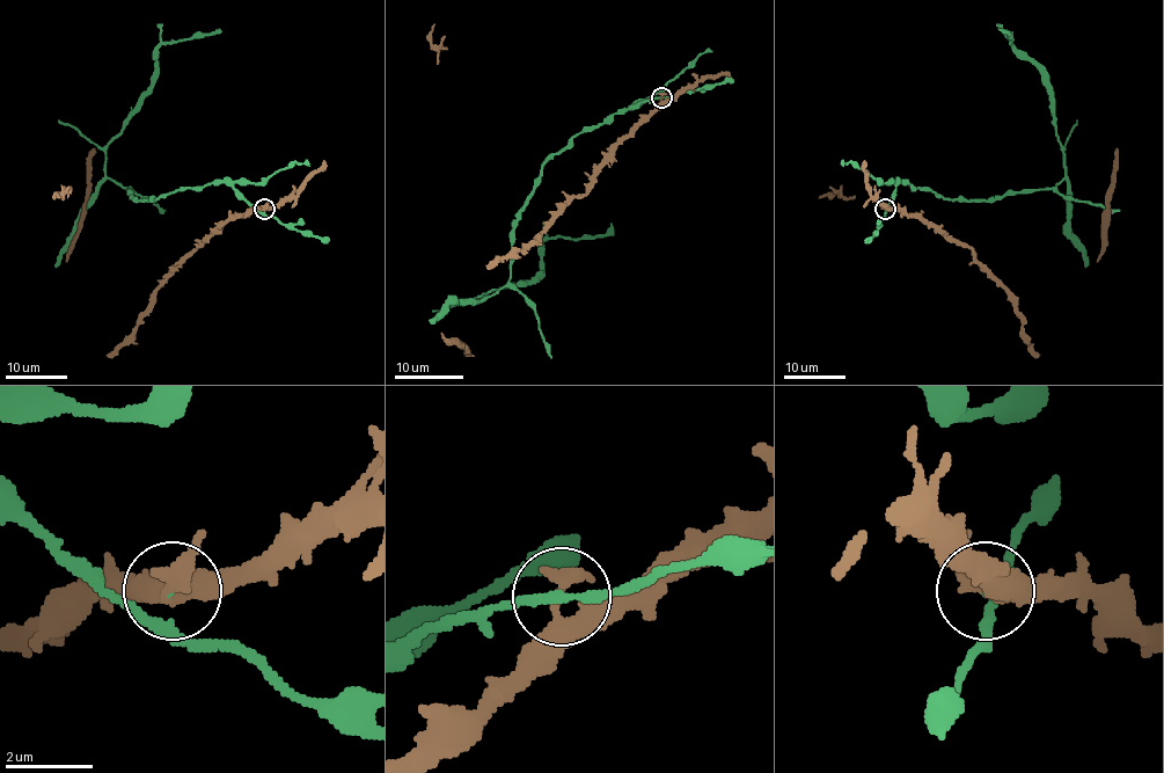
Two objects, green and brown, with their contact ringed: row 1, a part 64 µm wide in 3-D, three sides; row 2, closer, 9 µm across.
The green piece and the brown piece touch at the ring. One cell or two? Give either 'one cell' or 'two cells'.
one cell

